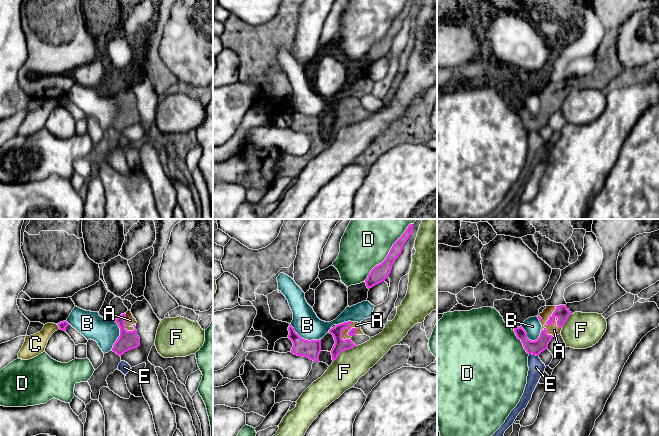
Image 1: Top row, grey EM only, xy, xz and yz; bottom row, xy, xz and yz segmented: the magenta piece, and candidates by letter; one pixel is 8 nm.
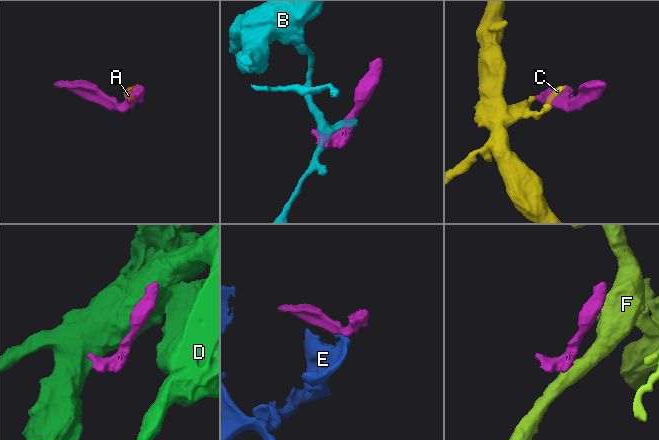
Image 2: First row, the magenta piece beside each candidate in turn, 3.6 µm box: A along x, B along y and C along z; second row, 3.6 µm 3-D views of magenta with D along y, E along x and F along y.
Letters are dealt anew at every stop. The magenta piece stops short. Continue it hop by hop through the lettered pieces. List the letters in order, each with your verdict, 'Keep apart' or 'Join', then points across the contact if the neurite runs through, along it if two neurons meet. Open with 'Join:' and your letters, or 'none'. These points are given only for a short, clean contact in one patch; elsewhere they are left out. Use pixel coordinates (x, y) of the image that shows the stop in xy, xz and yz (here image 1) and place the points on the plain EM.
Join: A
A: Join
B: Keep apart
C: Keep apart. Boundary: xy (57, 101), (59, 104)
D: Keep apart
E: Keep apart. Boundary: yz (529, 129), (538, 132)
F: Keep apart. Boundary: xz (355, 121), (343, 126), (333, 137)

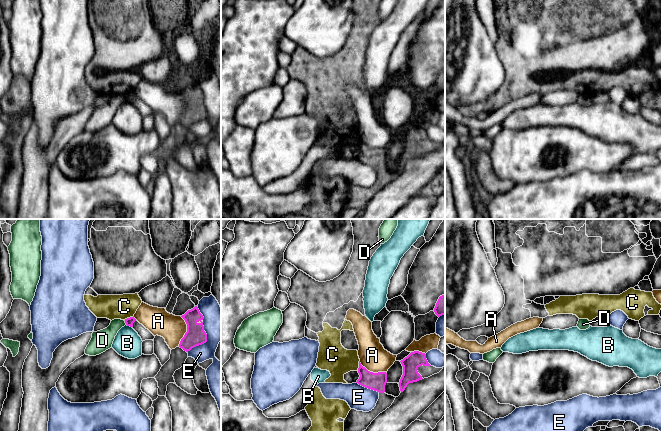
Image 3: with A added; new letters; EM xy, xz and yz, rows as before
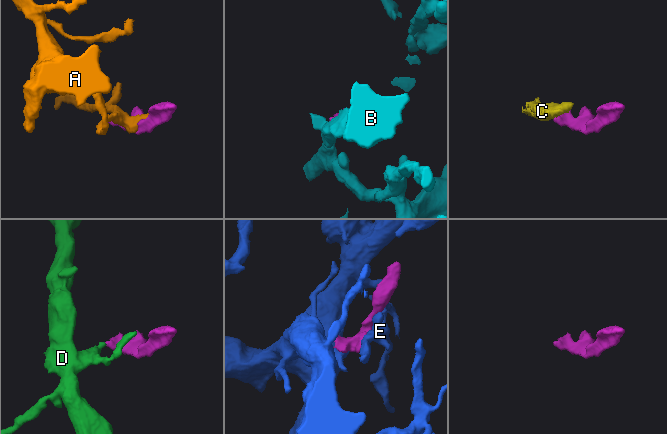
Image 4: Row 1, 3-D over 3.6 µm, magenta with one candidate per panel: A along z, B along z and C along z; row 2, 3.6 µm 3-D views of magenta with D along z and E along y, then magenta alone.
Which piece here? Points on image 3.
Join: none
A: Keep apart
B: Keep apart. Boundary: xy (126, 100), (131, 103)
C: Keep apart. Boundary: xz (359, 136), (357, 146)
D: Keep apart. Boundary: xy (124, 97), (126, 100)
E: Keep apart

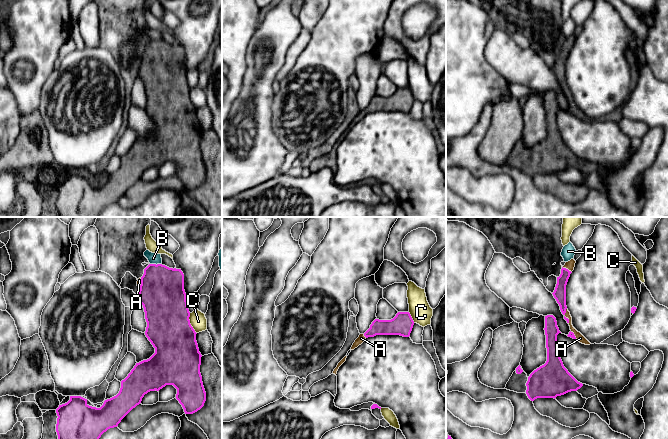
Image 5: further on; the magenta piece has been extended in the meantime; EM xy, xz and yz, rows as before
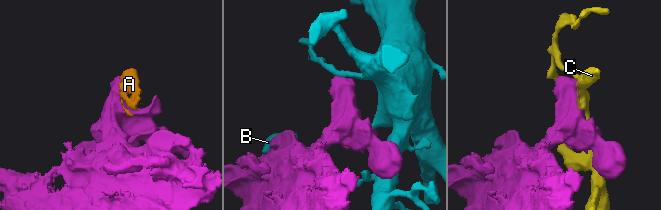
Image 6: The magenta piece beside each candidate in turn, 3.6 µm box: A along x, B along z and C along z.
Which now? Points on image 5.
Join: A
A: Join
B: Keep apart
C: Keep apart

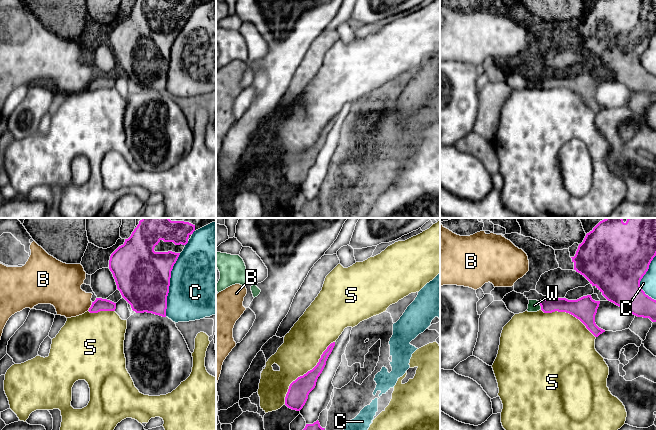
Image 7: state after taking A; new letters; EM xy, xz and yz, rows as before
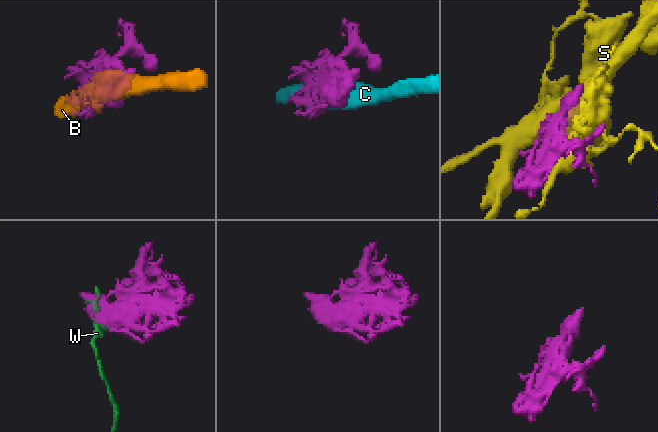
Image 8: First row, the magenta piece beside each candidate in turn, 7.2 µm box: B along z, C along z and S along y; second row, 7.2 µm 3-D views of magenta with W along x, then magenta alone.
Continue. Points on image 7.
Join: none
B: Keep apart. Boundary: xy (92, 78), (87, 86)
C: Keep apart
S: Keep apart
W: Keep apart. Boundary: yz (539, 77), (541, 85)

